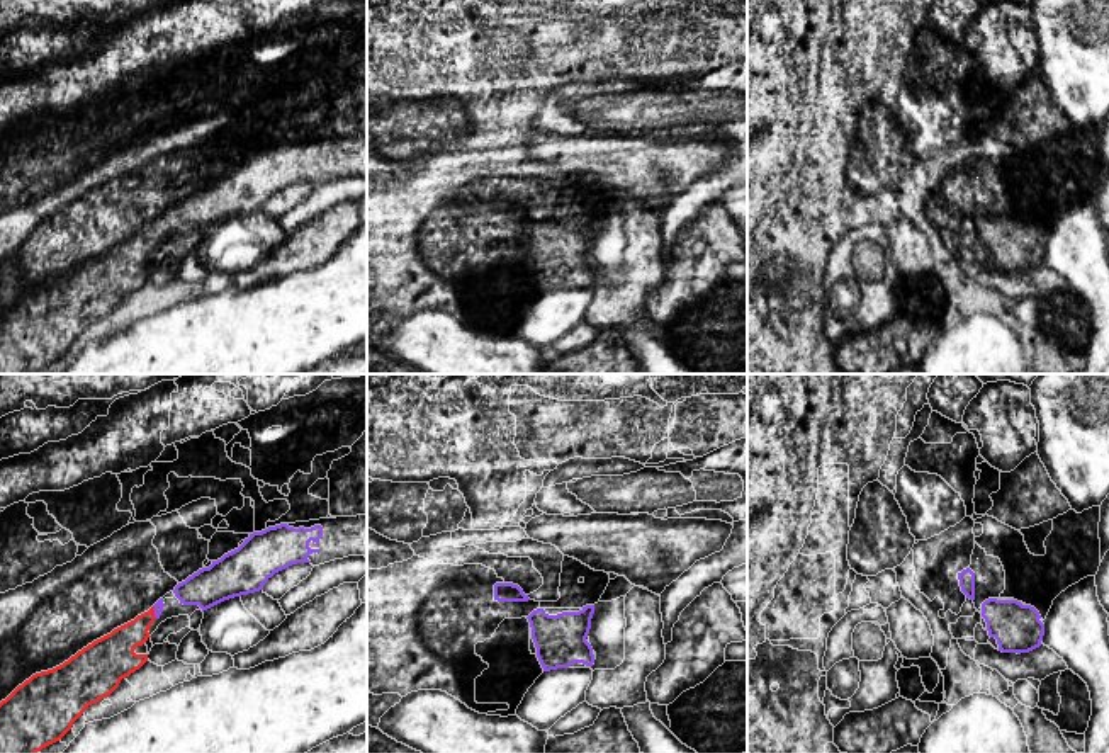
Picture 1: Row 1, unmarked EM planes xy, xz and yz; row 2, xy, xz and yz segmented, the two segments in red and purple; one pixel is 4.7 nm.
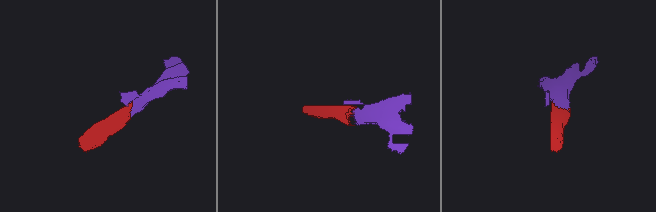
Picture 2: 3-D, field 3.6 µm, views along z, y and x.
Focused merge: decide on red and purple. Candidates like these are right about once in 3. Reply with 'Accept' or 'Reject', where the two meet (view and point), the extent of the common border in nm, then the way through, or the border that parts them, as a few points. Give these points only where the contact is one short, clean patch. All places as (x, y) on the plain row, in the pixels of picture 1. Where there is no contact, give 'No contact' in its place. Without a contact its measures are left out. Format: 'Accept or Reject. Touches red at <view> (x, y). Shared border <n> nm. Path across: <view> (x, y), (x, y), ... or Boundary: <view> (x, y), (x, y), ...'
Accept. Touches red at xy (153, 232). Shared border 70 nm. Path across: xy (116, 269), (153, 232), (158, 226)

